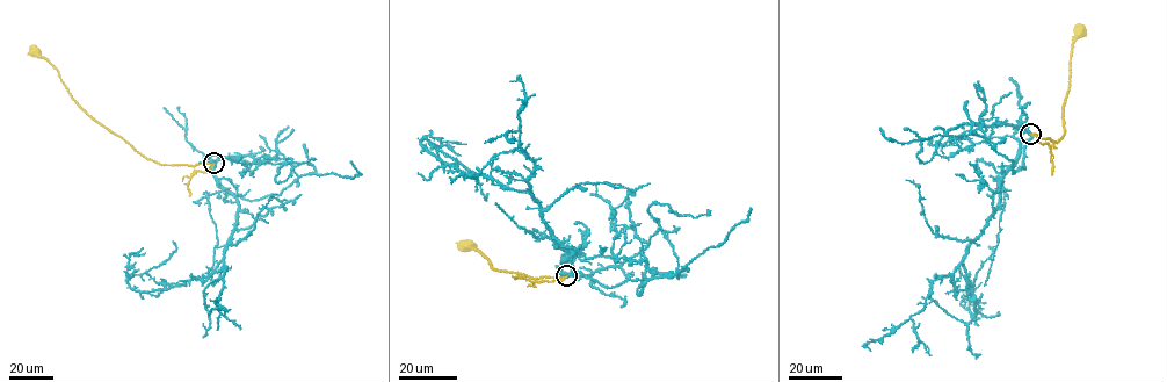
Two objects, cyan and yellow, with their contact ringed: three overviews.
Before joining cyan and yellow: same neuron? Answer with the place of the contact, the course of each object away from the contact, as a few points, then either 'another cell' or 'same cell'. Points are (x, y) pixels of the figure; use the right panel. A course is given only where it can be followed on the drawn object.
(1030, 134) | cyan via (1030, 132), (1020, 138), (998, 209), (963, 261), (973, 319), (973, 286), (990, 246) | yellow via (1030, 132), (1057, 142), (1063, 138), (1070, 60), (1073, 44), (1082, 31) | same cell

